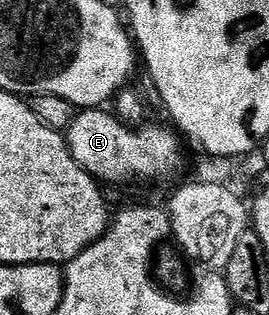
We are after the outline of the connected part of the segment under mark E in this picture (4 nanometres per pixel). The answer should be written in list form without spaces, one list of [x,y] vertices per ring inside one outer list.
[[[80,110],[65,132],[67,144],[77,165],[81,165],[81,169],[88,171],[100,184],[131,183],[134,179],[171,179],[182,169],[184,144],[170,126],[134,127],[108,111]]]

